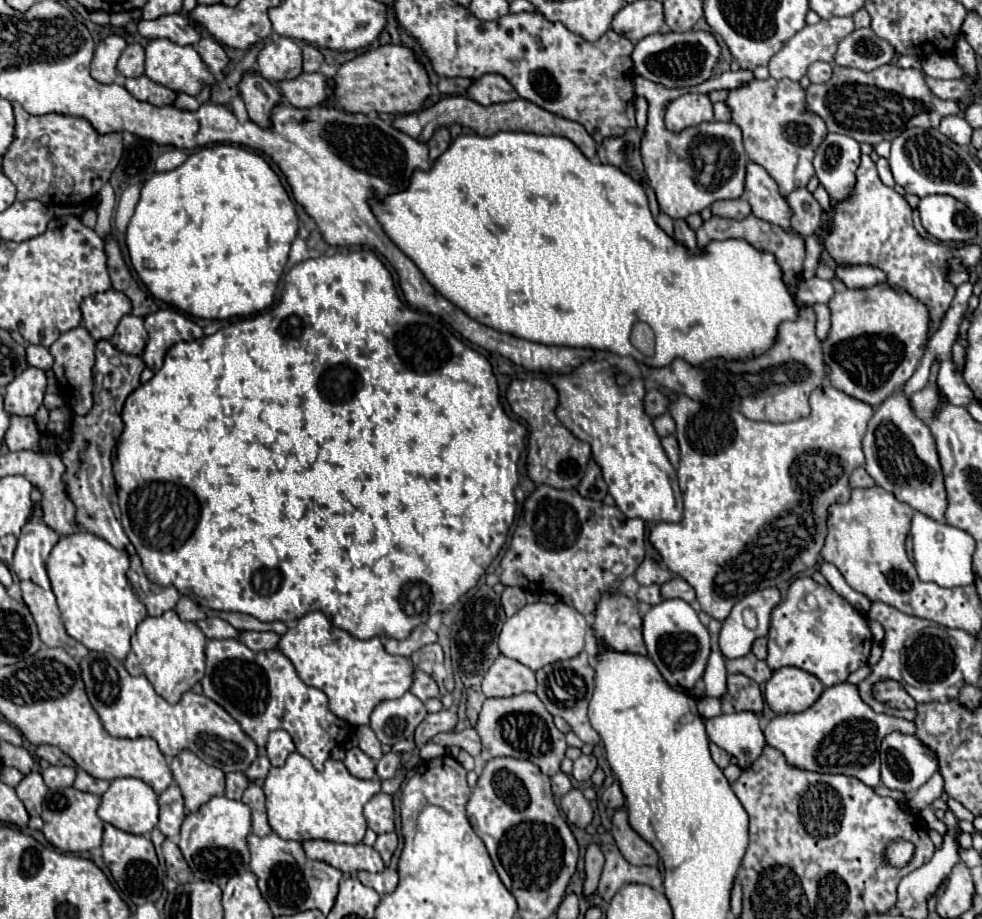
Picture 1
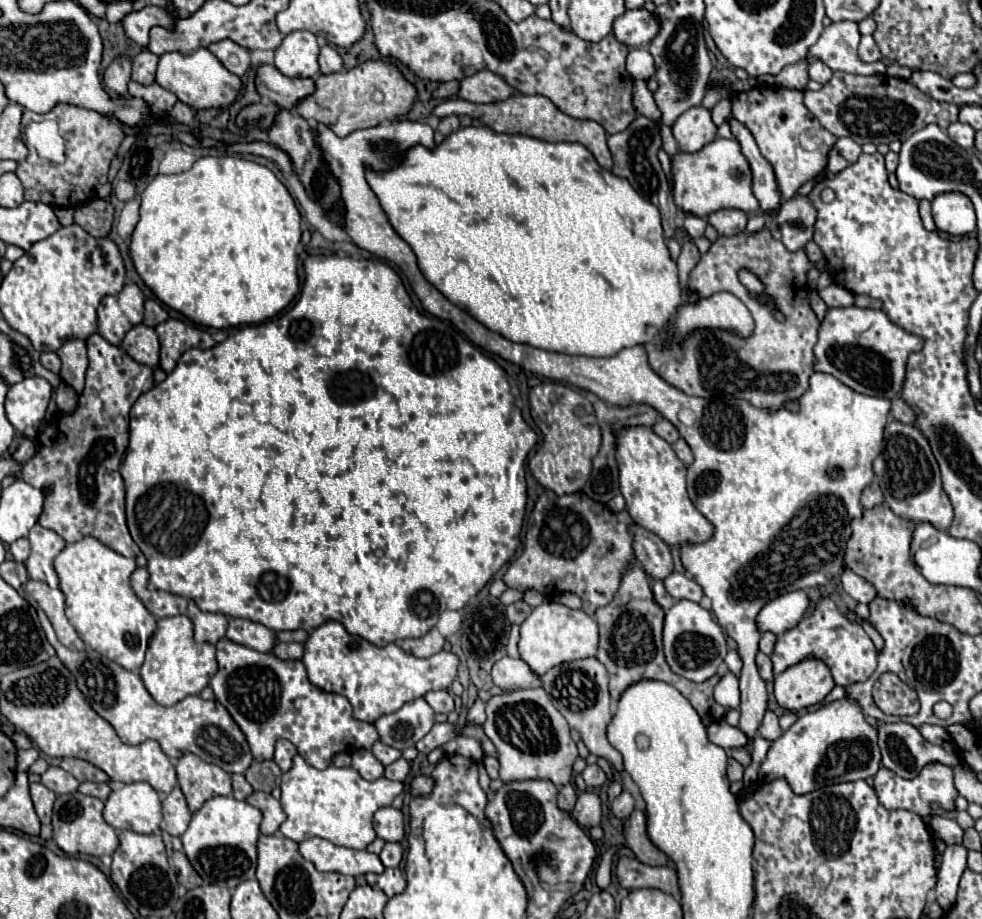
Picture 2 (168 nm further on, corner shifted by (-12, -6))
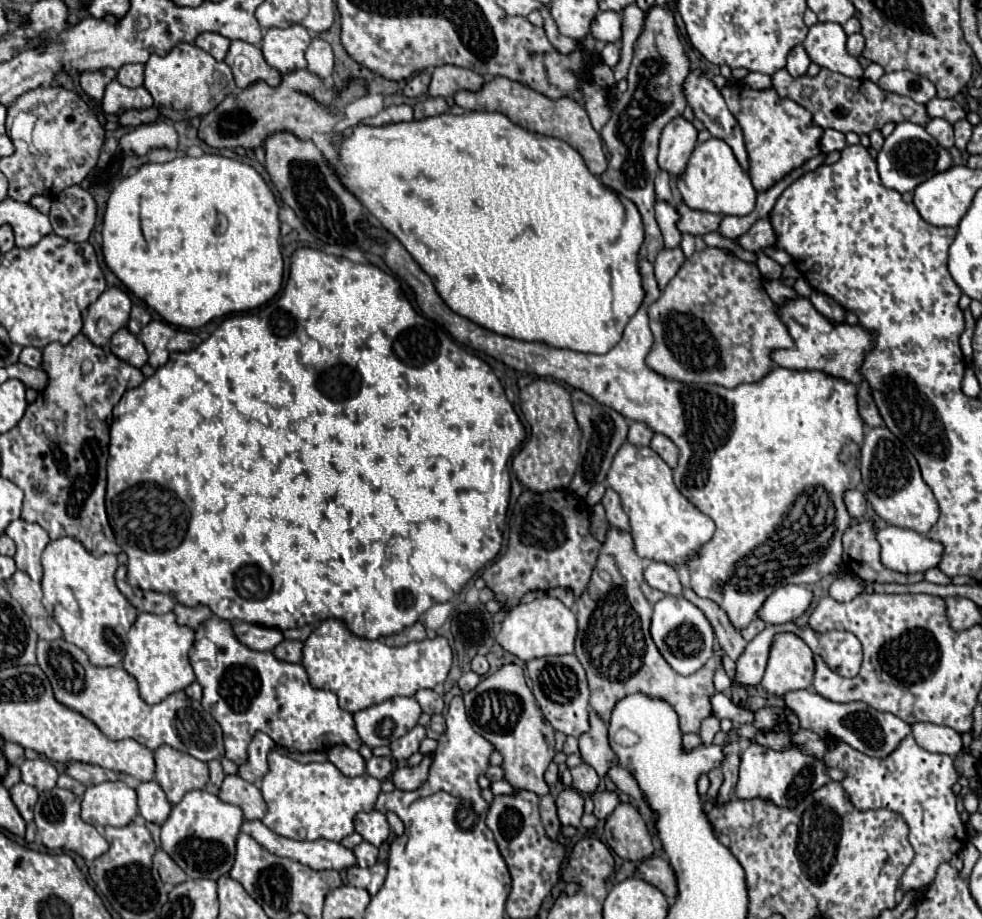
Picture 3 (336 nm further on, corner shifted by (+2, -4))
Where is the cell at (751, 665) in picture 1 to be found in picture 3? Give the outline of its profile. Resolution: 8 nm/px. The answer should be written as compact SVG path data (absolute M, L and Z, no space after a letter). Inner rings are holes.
M685 587L683 589L683 597L689 599L689 601L693 601L693 605L697 605L705 613L705 617L709 617L709 623L713 625L713 629L717 633L719 645L727 651L727 655L733 661L737 661L737 657L743 653L747 641L741 637L739 629L735 629L735 625L729 621L727 613L717 603L699 597L691 587Z

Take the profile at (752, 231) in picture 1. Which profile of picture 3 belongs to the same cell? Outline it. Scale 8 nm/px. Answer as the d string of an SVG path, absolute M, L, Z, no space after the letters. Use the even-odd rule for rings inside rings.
M705 247L701 253L693 253L669 281L661 297L649 305L649 325L655 343L647 355L647 365L667 379L683 383L715 383L729 389L763 379L773 369L773 361L769 357L771 351L791 347L793 339L777 317L777 305L767 297L761 281L763 275L757 265L731 257L723 249Z

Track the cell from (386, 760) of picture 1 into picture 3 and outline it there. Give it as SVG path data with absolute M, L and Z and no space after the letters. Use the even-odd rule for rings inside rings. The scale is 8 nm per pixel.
M371 757L371 759L367 761L365 769L367 769L367 775L383 781L383 779L387 779L387 777L391 775L393 765L391 765L391 761L389 761L387 757Z

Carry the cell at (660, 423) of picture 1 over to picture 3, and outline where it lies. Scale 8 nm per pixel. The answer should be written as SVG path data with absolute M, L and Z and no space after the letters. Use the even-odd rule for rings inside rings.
M631 421L631 423L629 423L627 441L629 441L631 445L645 447L645 445L651 443L651 437L653 437L653 431L651 431L645 423L639 423L639 421Z

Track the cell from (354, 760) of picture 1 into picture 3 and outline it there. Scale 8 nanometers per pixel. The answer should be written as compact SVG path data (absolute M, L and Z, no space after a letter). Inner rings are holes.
M335 745L327 751L329 761L347 777L357 777L365 773L365 759L359 755L359 751L349 749L347 745Z

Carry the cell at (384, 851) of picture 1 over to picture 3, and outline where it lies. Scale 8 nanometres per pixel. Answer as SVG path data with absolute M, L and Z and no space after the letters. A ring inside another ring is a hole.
M367 841L359 843L355 849L353 849L355 857L357 857L357 865L359 867L371 867L377 863L377 847L375 845L369 845Z

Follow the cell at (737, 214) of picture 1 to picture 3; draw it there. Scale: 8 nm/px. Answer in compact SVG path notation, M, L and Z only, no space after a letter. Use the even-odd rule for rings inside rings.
M683 201L677 205L677 213L679 213L677 229L681 233L691 233L695 237L703 237L705 233L717 231L717 227L721 223L721 215L707 213L707 211L697 211L697 209L689 209Z

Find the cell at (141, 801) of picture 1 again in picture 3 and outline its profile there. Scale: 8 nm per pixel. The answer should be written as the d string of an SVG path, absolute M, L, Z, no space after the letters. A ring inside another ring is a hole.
M123 781L87 787L81 801L81 819L95 827L123 827L137 815L137 793Z

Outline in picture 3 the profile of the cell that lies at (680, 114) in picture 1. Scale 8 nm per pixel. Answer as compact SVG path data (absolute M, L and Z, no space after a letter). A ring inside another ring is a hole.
M683 117L673 119L669 125L665 125L661 133L659 155L657 155L659 167L675 179L681 177L695 149L695 143L697 143L697 129Z

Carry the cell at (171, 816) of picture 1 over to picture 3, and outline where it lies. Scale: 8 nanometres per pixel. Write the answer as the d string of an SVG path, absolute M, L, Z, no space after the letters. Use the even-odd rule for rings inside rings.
M143 781L135 787L135 791L137 791L137 807L143 819L161 825L169 817L171 805L163 789L157 785L157 781Z

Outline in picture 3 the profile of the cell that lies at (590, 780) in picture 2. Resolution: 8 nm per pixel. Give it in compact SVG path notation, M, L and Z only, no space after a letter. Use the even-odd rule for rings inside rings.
M587 763L573 767L571 775L573 775L573 789L579 793L593 793L599 785L599 775Z

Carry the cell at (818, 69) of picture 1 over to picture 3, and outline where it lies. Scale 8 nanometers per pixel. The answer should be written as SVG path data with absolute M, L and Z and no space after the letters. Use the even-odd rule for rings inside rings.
M795 45L787 57L787 71L791 73L791 77L801 77L807 73L809 67L809 55L805 53L803 45Z

